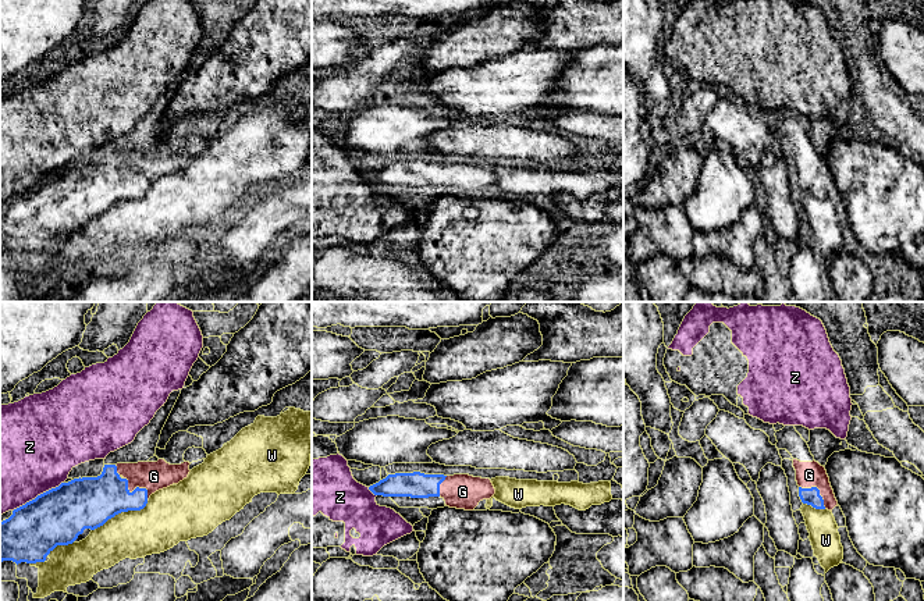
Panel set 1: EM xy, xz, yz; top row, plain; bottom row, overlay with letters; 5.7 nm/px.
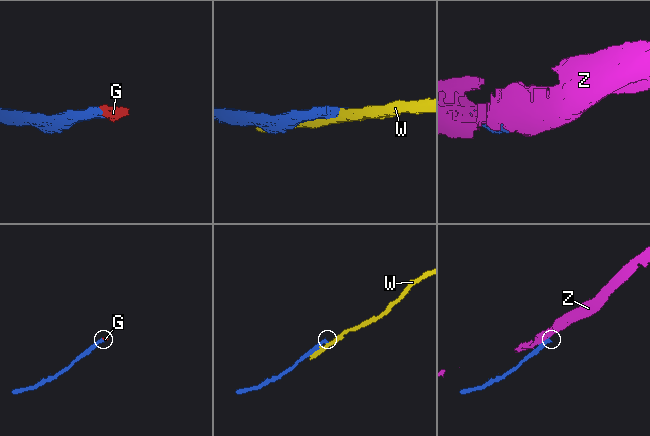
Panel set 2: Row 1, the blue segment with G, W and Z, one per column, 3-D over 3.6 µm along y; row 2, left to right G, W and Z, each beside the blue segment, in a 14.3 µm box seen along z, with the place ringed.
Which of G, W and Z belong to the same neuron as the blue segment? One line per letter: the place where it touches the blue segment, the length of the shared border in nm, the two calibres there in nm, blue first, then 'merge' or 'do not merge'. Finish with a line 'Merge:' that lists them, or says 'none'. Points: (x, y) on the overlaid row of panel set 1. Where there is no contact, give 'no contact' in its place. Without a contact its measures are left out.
G: xy (137, 487) | 190 nm | 260/170 nm | merge
W: xy (120, 512) | 360 nm | 300/280 nm | do not merge
Z: xy (38, 495) | 340 nm | 320/500 nm | do not merge
Merge: G

